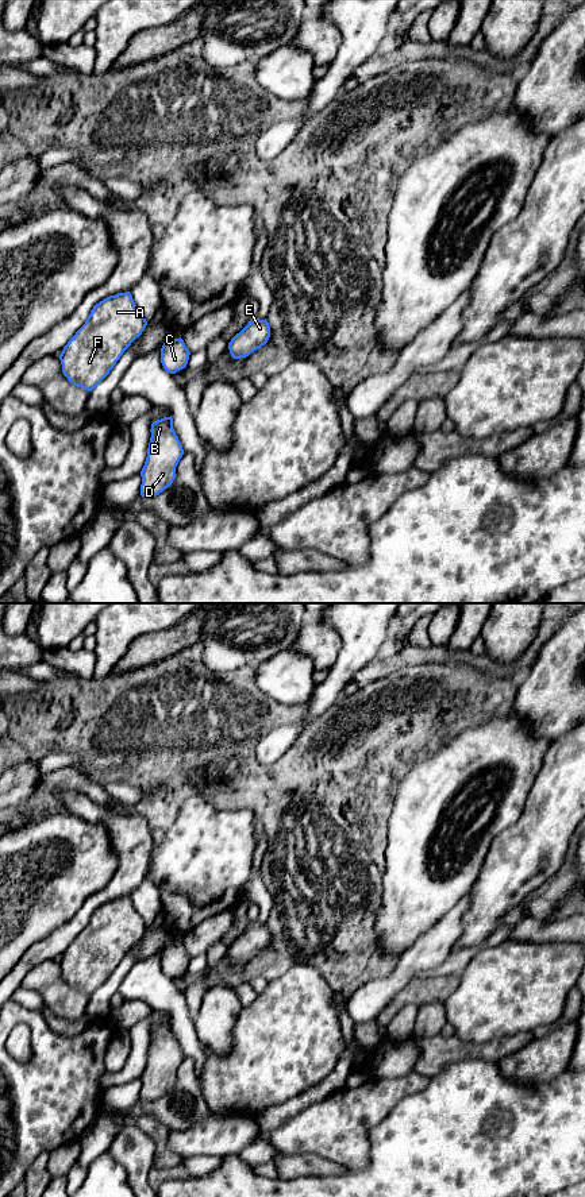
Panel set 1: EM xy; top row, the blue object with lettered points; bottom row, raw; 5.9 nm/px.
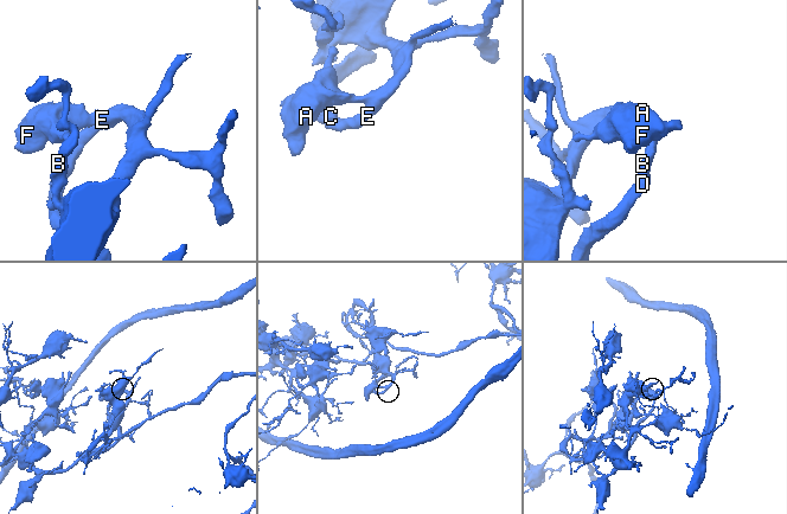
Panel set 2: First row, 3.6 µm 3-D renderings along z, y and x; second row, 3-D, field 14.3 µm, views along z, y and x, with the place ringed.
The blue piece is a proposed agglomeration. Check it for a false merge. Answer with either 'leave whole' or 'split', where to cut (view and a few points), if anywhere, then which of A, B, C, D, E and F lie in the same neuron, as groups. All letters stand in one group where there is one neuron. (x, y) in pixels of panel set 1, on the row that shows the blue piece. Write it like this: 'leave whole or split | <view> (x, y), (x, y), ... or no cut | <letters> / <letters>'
leave whole | no cut | A B C D E F

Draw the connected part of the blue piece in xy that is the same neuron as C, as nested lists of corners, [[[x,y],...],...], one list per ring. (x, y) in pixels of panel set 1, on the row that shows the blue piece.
[[[181,337],[174,339],[163,343],[161,348],[161,363],[168,372],[176,374],[186,367],[189,355],[190,352],[184,340]]]

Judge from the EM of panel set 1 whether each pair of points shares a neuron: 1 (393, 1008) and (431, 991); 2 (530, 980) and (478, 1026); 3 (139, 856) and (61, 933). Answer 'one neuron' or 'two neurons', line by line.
1: one neuron
2: one neuron
3: one neuron

